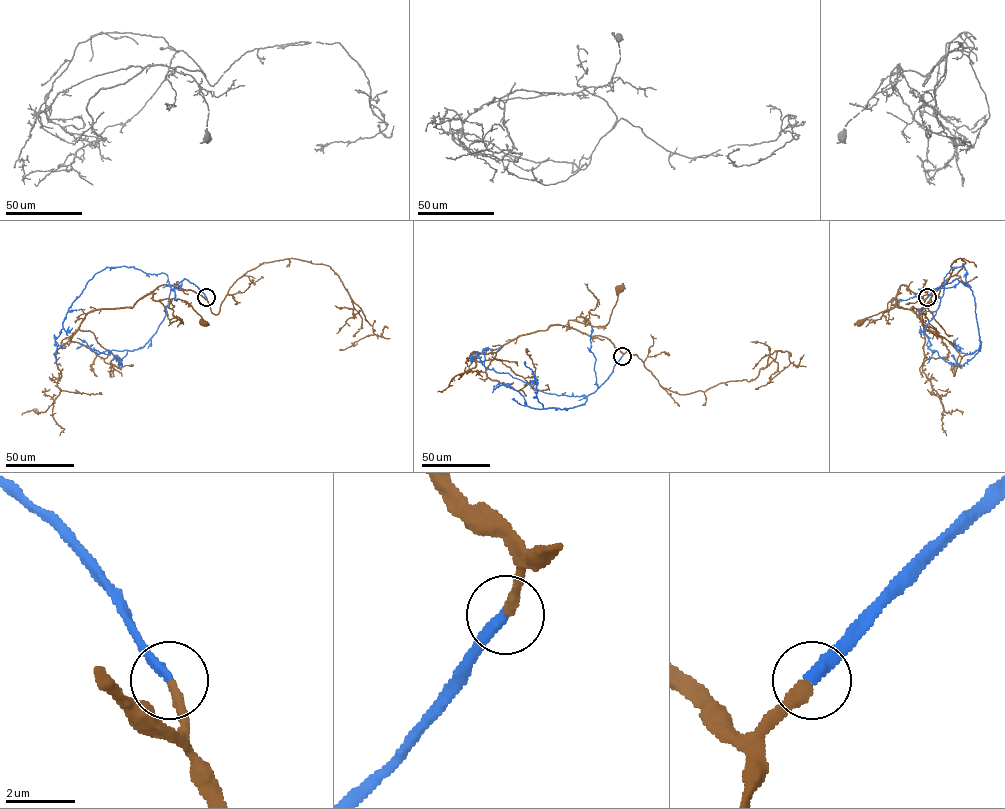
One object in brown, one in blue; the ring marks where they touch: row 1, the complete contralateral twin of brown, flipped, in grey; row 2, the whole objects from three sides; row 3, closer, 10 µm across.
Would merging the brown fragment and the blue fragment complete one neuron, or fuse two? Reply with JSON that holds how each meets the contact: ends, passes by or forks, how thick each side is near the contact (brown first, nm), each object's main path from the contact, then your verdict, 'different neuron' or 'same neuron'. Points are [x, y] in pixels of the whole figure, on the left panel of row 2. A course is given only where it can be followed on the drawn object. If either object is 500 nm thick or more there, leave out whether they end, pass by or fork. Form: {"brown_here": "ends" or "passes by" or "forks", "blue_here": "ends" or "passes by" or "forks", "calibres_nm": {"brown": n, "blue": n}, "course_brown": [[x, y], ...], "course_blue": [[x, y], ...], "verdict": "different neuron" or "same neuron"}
{"brown_here": "ends", "blue_here": "ends", "calibres_nm": {"brown": 320, "blue": 320}, "course_brown": [[206, 297], [163, 284], [152, 292], [153, 300], [186, 300], [201, 317], [202, 323]], "course_blue": [[206, 297], [185, 279], [170, 285], [161, 272], [106, 267], [87, 282], [69, 308], [55, 339], [54, 363]], "verdict": "same neuron"}

